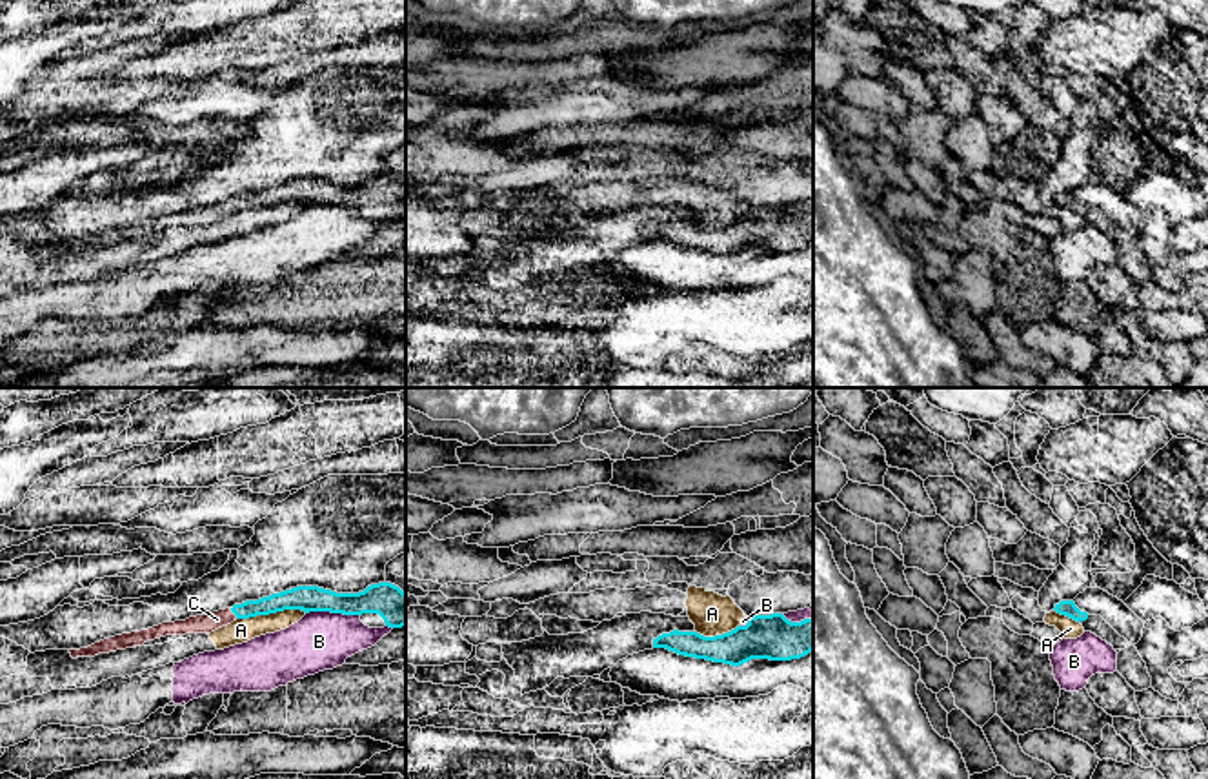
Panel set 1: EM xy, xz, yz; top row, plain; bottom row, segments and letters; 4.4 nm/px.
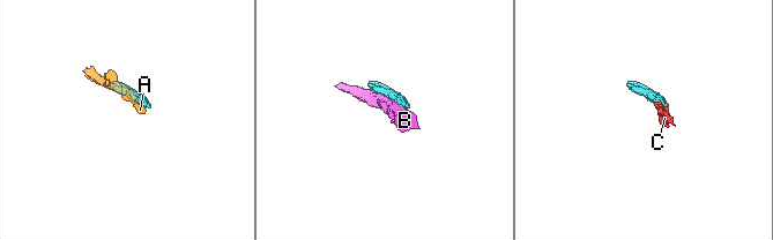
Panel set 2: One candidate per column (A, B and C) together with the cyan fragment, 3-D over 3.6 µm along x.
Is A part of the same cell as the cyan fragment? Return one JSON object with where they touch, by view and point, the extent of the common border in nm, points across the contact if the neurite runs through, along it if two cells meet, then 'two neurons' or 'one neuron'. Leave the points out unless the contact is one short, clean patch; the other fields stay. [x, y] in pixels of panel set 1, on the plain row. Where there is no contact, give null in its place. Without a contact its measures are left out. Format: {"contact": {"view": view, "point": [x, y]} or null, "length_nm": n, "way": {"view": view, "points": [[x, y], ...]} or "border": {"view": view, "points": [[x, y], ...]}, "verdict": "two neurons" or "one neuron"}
{"contact": {"view": "xy", "point": [271, 204]}, "length_nm": 320, "verdict": "two neurons"}

